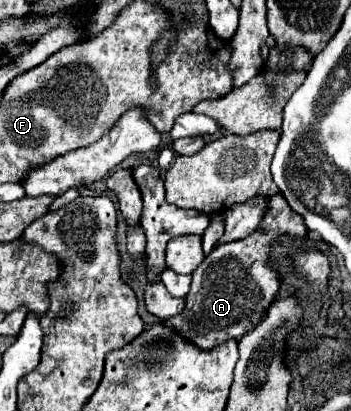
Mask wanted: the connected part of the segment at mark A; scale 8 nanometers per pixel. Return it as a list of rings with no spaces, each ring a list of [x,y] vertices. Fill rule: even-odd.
[[[277,193],[269,197],[265,229],[257,229],[245,239],[217,245],[195,269],[191,291],[185,297],[185,309],[165,323],[203,349],[221,345],[227,339],[243,337],[261,321],[279,291],[277,273],[269,267],[269,245],[285,233],[305,237],[307,227],[303,217],[299,217],[299,213],[295,213]]]

